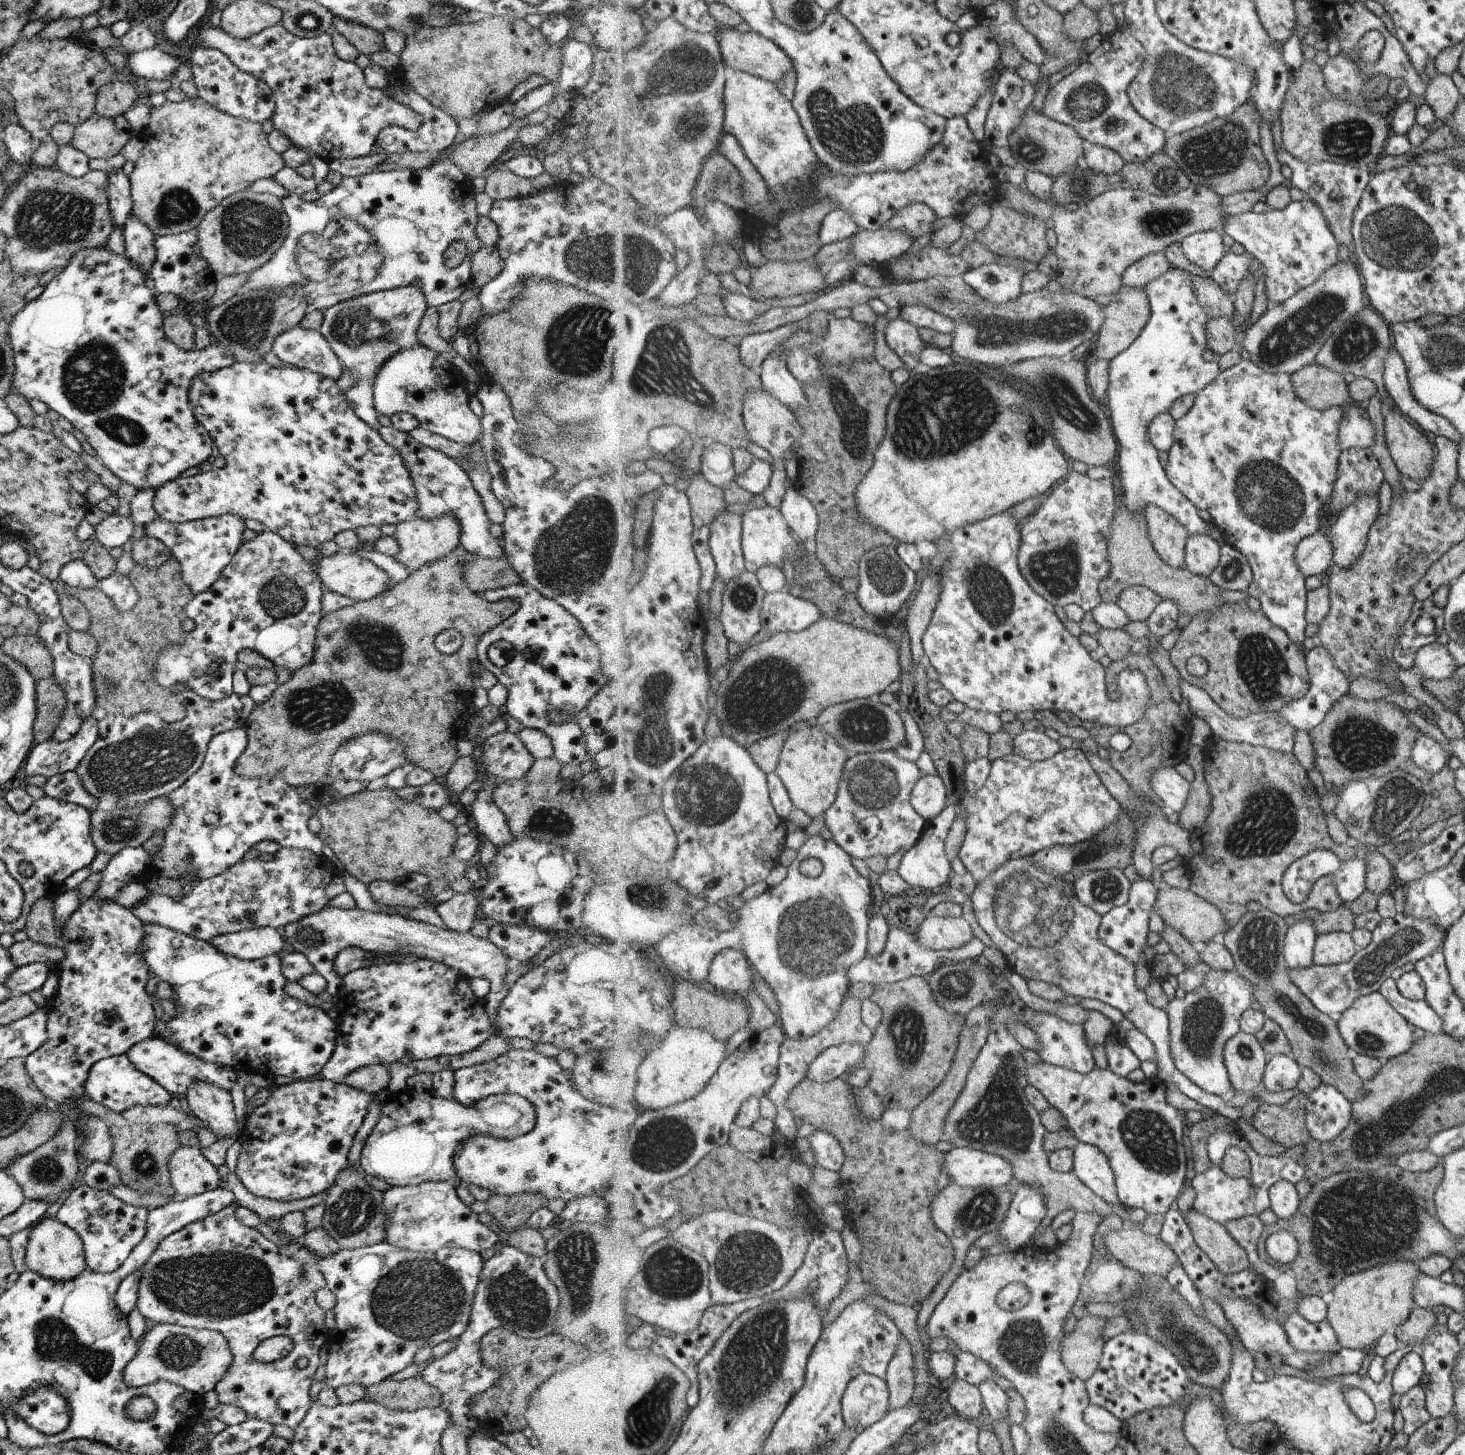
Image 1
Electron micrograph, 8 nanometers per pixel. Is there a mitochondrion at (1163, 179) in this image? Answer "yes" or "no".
yes

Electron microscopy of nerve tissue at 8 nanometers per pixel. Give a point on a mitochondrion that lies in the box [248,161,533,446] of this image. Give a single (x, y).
(338, 251)

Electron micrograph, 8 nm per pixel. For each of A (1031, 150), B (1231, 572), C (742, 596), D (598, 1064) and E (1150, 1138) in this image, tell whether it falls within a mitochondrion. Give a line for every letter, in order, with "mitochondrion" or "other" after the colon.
A: mitochondrion
B: mitochondrion
C: mitochondrion
D: mitochondrion
E: mitochondrion

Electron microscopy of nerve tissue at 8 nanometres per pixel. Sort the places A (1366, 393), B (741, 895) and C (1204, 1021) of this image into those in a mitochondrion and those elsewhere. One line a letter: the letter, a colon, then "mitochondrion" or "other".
A: other
B: other
C: mitochondrion

